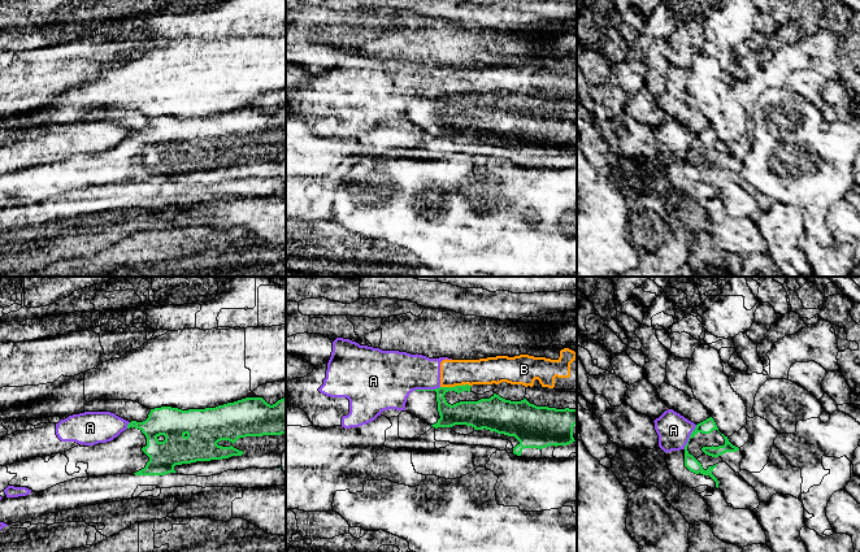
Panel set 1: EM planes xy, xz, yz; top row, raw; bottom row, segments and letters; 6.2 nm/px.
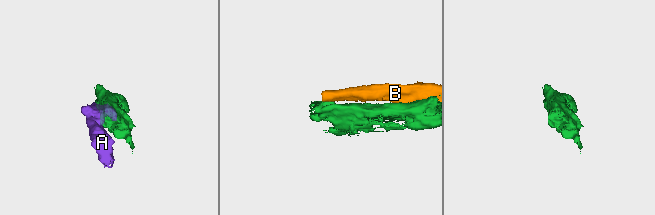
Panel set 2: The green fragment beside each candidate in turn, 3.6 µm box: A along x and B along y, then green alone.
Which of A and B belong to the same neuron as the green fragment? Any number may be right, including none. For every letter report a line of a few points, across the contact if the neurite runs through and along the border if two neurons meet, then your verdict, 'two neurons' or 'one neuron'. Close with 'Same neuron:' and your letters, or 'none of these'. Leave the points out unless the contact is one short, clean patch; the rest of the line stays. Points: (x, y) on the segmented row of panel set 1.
A: xz (439, 386), (415, 390) | two neurons
B: two neurons
Same neuron: none of these

